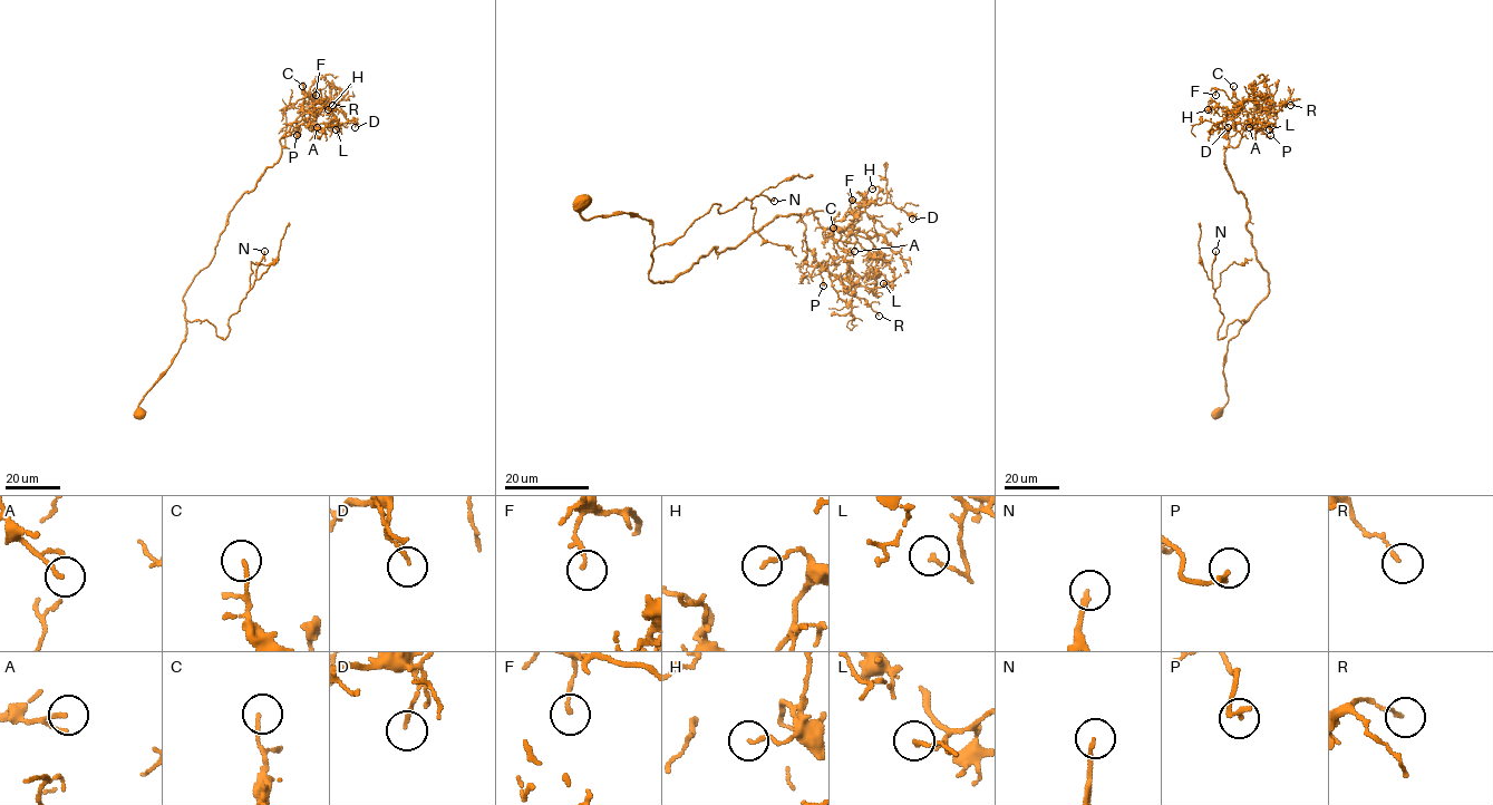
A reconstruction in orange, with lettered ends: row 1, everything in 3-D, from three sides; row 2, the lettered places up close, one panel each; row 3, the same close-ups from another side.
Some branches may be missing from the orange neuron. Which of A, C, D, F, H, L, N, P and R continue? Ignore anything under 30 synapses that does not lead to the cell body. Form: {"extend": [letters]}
{"extend": ["N"]}

